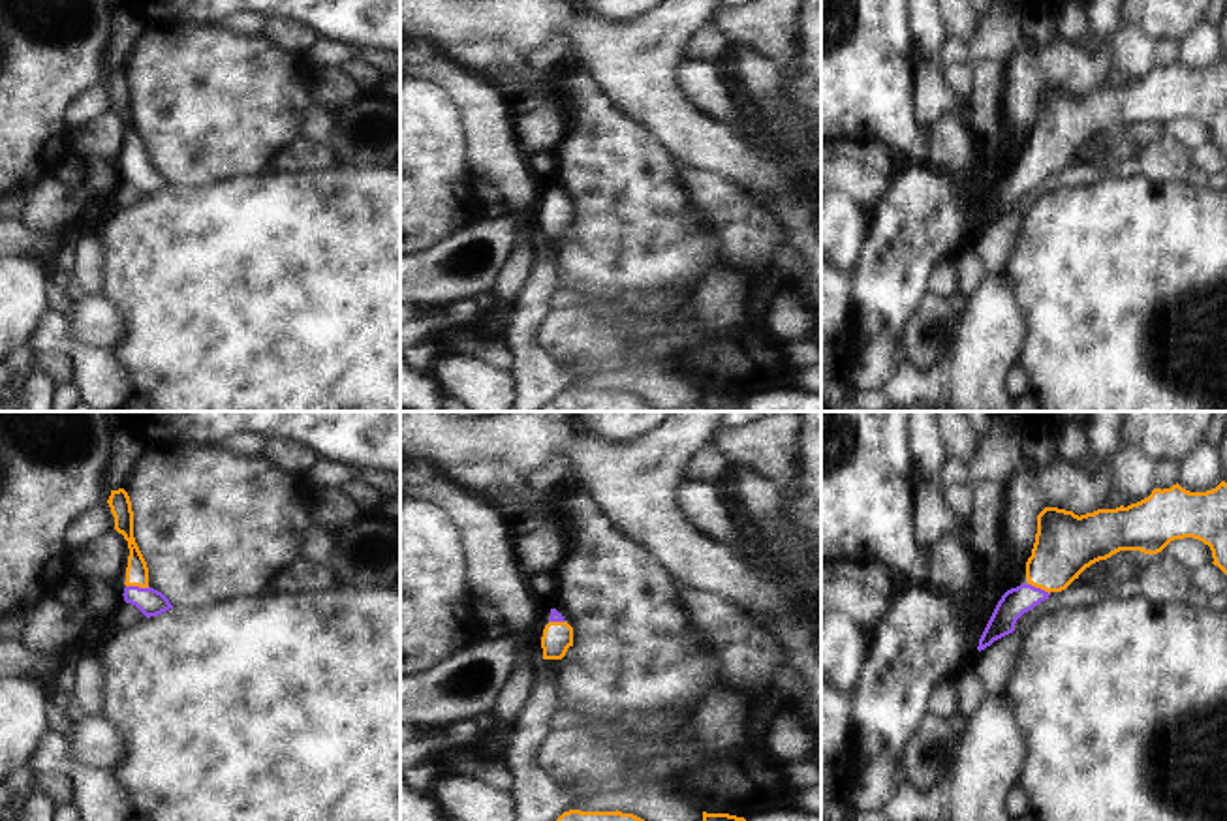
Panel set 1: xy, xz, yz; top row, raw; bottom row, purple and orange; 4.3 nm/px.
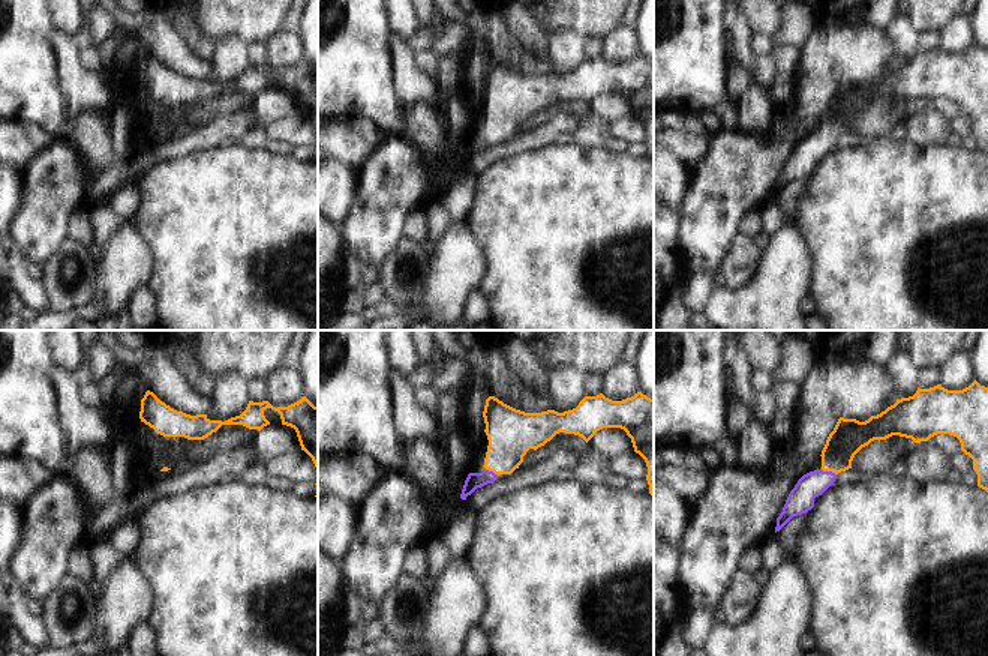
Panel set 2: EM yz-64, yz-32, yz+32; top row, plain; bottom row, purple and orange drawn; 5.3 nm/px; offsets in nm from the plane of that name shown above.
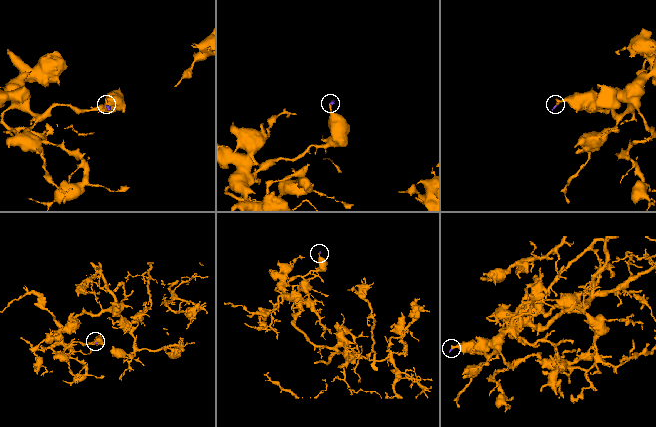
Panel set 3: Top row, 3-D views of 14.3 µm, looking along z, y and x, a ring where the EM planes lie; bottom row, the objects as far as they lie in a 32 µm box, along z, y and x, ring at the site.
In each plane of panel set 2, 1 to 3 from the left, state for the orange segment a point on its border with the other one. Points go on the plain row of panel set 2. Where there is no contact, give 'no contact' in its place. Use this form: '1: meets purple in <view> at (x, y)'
1: no contact
2: meets purple in yz-32 at (492, 135)
3: meets purple in yz+32 at (828, 135)

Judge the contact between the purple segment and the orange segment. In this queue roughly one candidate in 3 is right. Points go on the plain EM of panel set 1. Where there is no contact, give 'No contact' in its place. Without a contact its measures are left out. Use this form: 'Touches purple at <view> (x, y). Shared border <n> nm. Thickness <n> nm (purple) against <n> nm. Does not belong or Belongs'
Touches purple at xy (138, 166). Shared border 100 nm. Thickness 120 nm (purple) against 100 nm. Belongs.

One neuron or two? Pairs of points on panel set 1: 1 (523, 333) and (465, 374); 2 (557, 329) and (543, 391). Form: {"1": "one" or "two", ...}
{"1": "two", "2": "two"}

